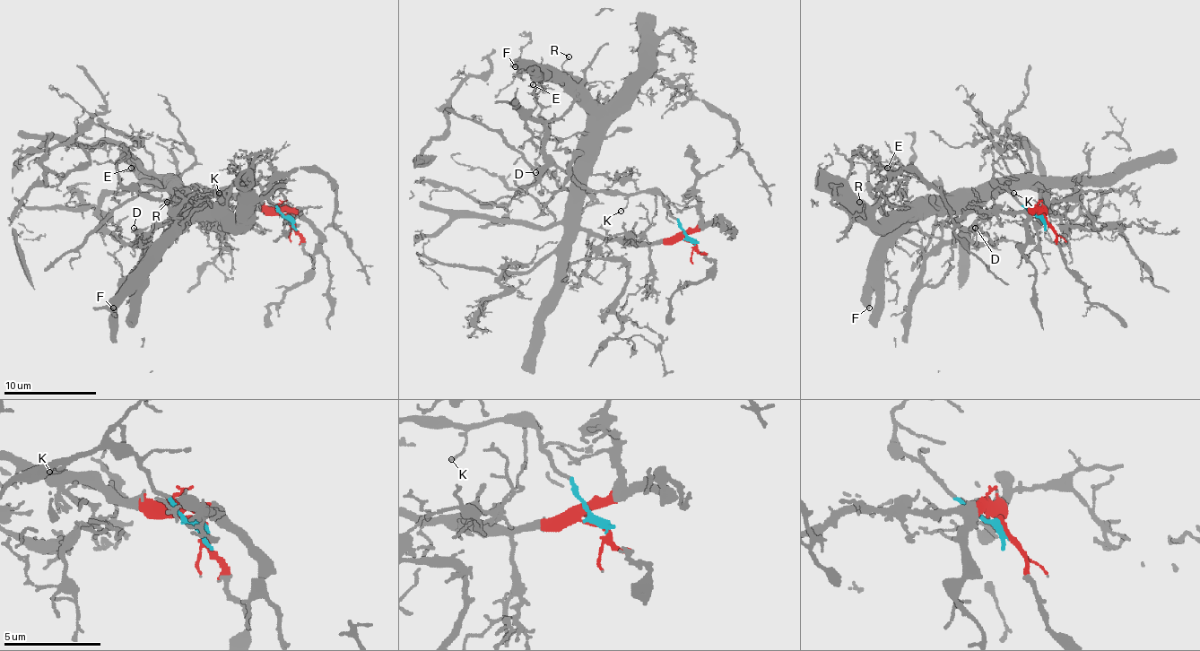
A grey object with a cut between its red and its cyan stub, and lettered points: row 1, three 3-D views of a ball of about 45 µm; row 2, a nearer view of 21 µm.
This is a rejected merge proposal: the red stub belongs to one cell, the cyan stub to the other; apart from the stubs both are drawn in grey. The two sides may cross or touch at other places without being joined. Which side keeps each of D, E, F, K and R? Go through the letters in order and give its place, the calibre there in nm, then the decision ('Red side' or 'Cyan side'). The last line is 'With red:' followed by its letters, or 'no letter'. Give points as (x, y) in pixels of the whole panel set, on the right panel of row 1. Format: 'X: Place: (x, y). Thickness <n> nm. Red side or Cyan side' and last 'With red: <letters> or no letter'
D: Place: (975, 228). Thickness 100 nm. Cyan side
E: Place: (887, 168). Thickness 140 nm. Red side
F: Place: (869, 308). Thickness 600 nm. Red side
K: Place: (1013, 193). Thickness 100 nm. Cyan side
R: Place: (859, 202). Thickness 110 nm. Red side
With red: E, F, R

